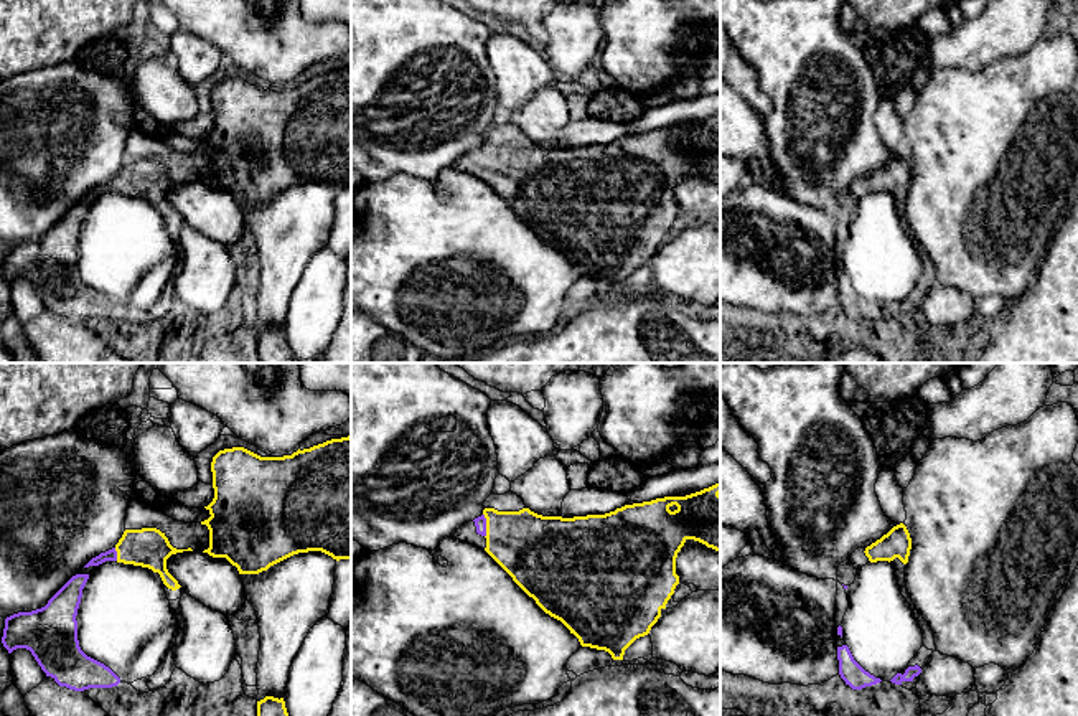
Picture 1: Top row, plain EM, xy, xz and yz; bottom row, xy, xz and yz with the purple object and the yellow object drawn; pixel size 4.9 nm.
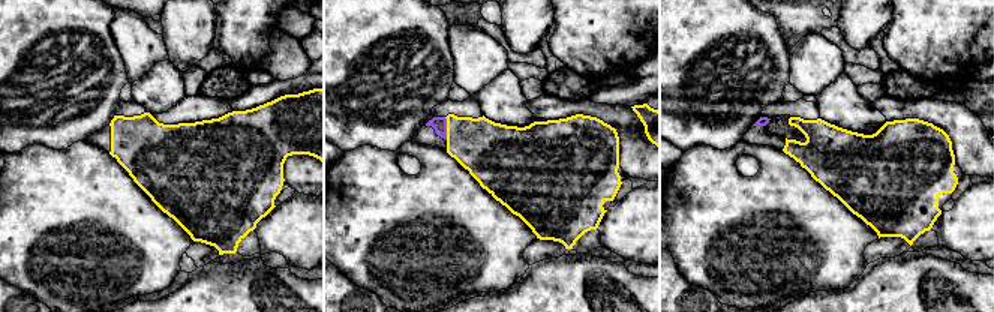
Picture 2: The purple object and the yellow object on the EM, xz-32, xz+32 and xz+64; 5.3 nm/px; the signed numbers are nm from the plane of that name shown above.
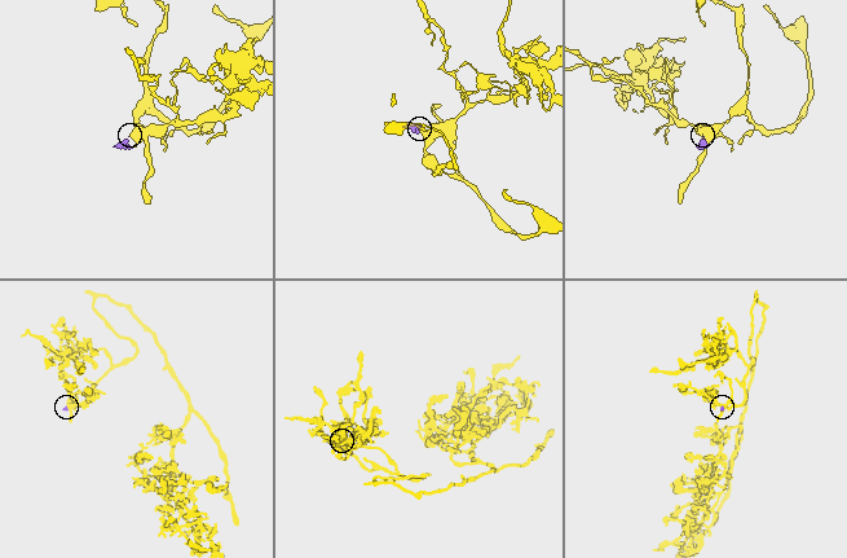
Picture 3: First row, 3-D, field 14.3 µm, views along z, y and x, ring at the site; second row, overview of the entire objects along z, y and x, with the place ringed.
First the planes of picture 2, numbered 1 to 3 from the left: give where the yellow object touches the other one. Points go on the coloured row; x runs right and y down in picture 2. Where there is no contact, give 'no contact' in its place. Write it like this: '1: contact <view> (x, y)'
1: no contact
2: contact xz+32 (446, 128)
3: no contact

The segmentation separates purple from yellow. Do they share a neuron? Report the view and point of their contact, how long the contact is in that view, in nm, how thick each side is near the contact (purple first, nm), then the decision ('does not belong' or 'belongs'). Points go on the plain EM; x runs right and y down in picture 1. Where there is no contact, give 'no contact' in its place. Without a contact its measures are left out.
meets purple in xz at (485, 155); contact 120 nm long; 60 nm thick on the purple side, 320 nm on the other; belongs

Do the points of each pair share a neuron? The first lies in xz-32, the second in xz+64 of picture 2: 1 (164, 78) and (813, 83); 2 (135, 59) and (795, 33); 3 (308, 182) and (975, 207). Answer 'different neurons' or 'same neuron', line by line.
1: different neurons
2: different neurons
3: different neurons

